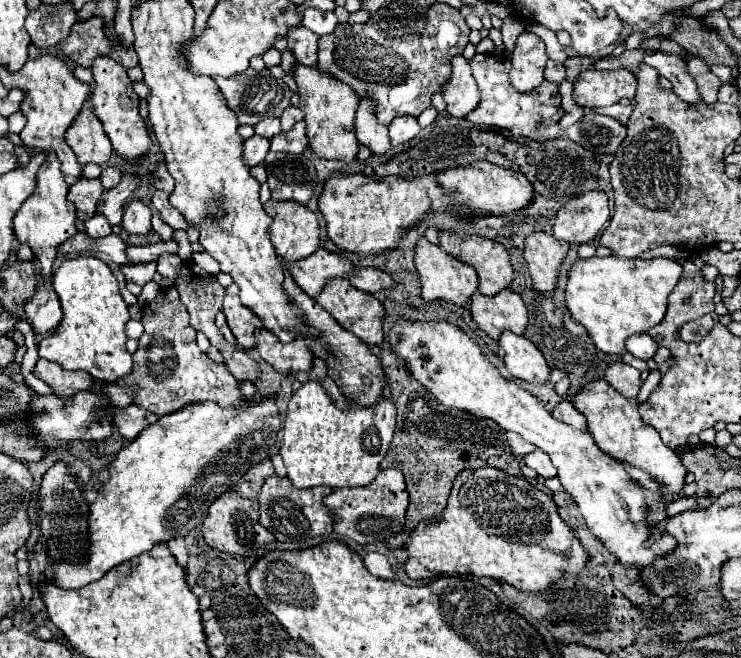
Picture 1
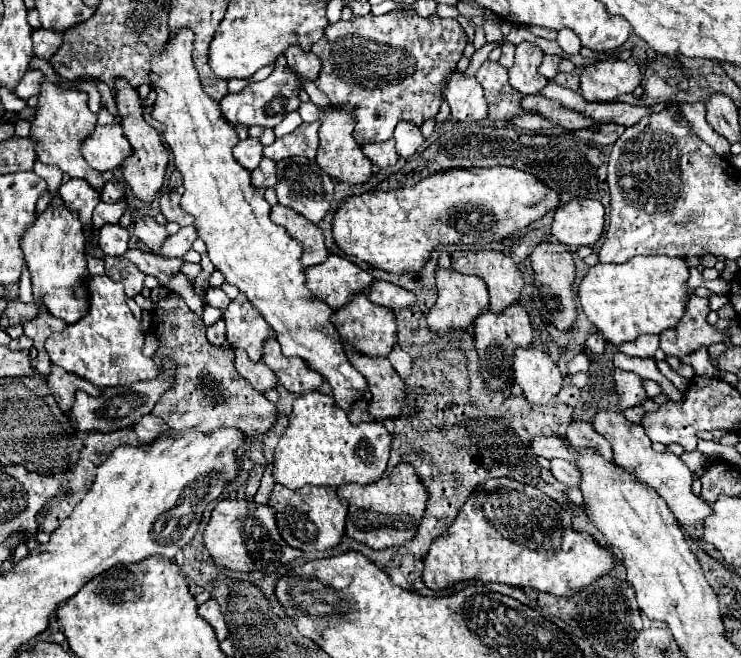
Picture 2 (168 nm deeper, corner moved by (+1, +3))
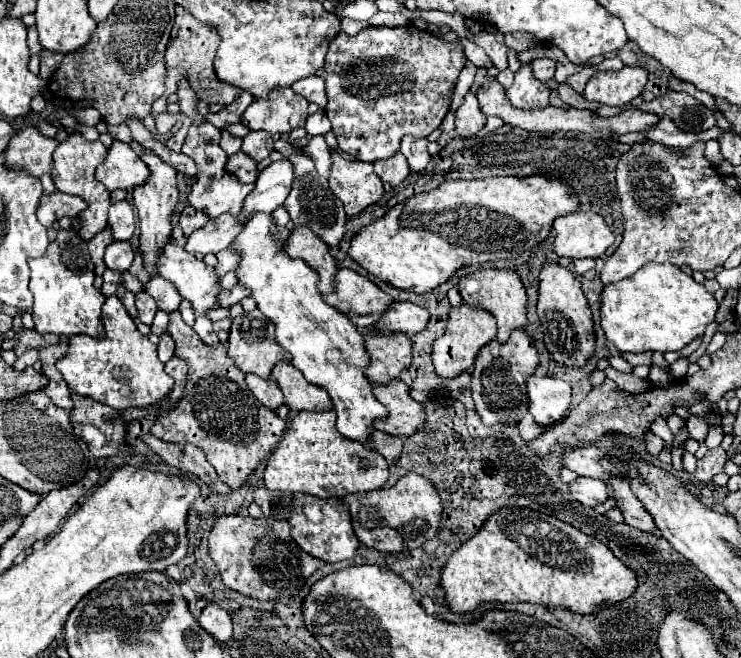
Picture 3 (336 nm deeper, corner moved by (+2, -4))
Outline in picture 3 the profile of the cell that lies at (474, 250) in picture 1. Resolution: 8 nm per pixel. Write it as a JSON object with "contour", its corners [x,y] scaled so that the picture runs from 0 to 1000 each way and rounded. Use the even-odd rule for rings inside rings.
{"contour":[[[683,407],[642,410],[642,413],[621,422],[618,441],[629,459],[656,468],[672,486],[672,511],[669,511],[672,517],[683,520],[694,498],[710,495],[710,444],[707,444],[707,435],[694,410],[683,410]]]}

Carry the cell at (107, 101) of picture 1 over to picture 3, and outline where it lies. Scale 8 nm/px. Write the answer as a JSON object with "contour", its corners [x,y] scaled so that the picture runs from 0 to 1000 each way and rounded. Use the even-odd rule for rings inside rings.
{"contour":[[[194,228],[189,234],[189,240],[202,255],[202,274],[197,274],[197,280],[189,280],[186,286],[181,286],[178,301],[181,301],[181,313],[186,319],[186,331],[189,331],[189,380],[194,389],[194,401],[202,416],[211,416],[211,389],[213,389],[219,371],[224,371],[224,365],[229,365],[229,356],[232,356],[229,331],[232,331],[232,322],[240,307],[240,286],[238,286],[240,271],[238,271],[238,258],[229,249],[224,249],[208,228]]]}

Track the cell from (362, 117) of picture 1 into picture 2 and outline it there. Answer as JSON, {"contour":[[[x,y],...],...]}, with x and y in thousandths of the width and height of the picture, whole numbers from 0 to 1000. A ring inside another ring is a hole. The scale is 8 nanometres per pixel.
{"contour":[[[520,214],[520,217],[511,217],[511,220],[490,220],[490,233],[511,254],[525,254],[525,251],[533,251],[538,236],[533,229],[533,214]]]}

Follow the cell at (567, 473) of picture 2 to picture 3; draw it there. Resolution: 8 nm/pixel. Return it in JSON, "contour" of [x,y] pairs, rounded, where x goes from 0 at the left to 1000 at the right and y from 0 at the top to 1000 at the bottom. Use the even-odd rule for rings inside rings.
{"contour":[[[780,723],[775,733],[767,736],[769,751],[788,769],[807,769],[821,757],[818,748],[818,736],[812,729],[802,729],[802,726],[791,726],[791,723]]]}

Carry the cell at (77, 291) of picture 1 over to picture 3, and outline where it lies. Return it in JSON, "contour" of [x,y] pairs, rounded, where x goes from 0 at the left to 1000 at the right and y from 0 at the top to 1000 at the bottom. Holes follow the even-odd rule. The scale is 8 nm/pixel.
{"contour":[[[146,450],[140,459],[140,511],[97,511],[89,541],[78,547],[78,562],[97,596],[121,602],[157,623],[213,614],[235,584],[213,547],[211,526],[184,502],[181,486],[157,450]]]}

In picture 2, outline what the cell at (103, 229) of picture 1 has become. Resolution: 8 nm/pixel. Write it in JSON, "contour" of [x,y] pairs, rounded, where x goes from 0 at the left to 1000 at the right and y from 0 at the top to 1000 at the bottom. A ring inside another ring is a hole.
{"contour":[[[139,342],[139,348],[134,348],[134,375],[142,388],[150,391],[161,391],[166,388],[174,375],[174,351],[166,348],[163,342]]]}

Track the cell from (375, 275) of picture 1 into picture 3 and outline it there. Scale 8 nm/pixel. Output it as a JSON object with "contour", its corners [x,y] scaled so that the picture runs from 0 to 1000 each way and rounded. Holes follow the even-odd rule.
{"contour":[[[532,459],[521,474],[516,474],[507,498],[516,505],[545,505],[561,508],[575,498],[580,477],[578,471],[556,459]]]}

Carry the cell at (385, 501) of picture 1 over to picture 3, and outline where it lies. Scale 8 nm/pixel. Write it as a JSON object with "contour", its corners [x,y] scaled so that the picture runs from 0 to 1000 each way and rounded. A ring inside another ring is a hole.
{"contour":[[[564,720],[543,723],[529,742],[513,742],[489,751],[470,751],[464,766],[472,775],[478,812],[486,827],[510,839],[543,839],[559,836],[583,821],[591,809],[596,766],[588,742],[580,729]]]}

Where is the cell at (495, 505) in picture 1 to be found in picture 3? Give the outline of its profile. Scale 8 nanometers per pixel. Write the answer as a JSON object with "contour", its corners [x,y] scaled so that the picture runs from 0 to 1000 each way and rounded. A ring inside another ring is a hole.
{"contour":[[[675,772],[650,796],[650,802],[613,836],[605,857],[596,863],[599,912],[610,930],[637,930],[648,915],[721,915],[731,921],[764,924],[780,933],[799,933],[812,918],[845,912],[858,897],[858,872],[839,857],[818,827],[785,812],[775,799],[715,772]]]}

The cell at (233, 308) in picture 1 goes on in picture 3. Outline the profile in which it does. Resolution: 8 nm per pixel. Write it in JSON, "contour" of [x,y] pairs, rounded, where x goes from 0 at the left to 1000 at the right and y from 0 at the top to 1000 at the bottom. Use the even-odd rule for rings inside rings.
{"contour":[[[348,471],[329,474],[313,486],[313,498],[308,511],[308,541],[327,565],[337,565],[351,574],[362,574],[367,556],[378,547],[386,547],[386,535],[378,529],[378,523],[370,514],[370,492]]]}

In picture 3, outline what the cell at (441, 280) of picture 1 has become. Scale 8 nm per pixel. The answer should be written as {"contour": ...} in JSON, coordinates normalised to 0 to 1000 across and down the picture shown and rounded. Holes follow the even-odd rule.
{"contour":[[[623,459],[621,465],[607,465],[607,477],[602,486],[602,505],[596,514],[586,517],[583,526],[583,550],[594,571],[610,574],[621,565],[637,565],[640,544],[648,535],[650,526],[656,526],[661,517],[669,514],[669,486],[661,480],[661,474],[650,474],[648,468],[640,468],[640,462]]]}

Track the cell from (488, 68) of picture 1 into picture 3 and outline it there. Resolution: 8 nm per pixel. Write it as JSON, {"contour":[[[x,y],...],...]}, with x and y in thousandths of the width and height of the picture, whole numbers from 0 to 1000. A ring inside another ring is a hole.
{"contour":[[[888,176],[888,188],[883,188],[883,195],[877,201],[866,201],[874,213],[885,213],[885,216],[896,216],[896,219],[904,219],[904,222],[928,222],[928,219],[937,219],[939,213],[947,213],[947,216],[955,216],[961,210],[969,210],[972,207],[972,195],[964,191],[958,195],[955,201],[947,201],[947,204],[928,204],[926,198],[918,198],[901,176]]]}

